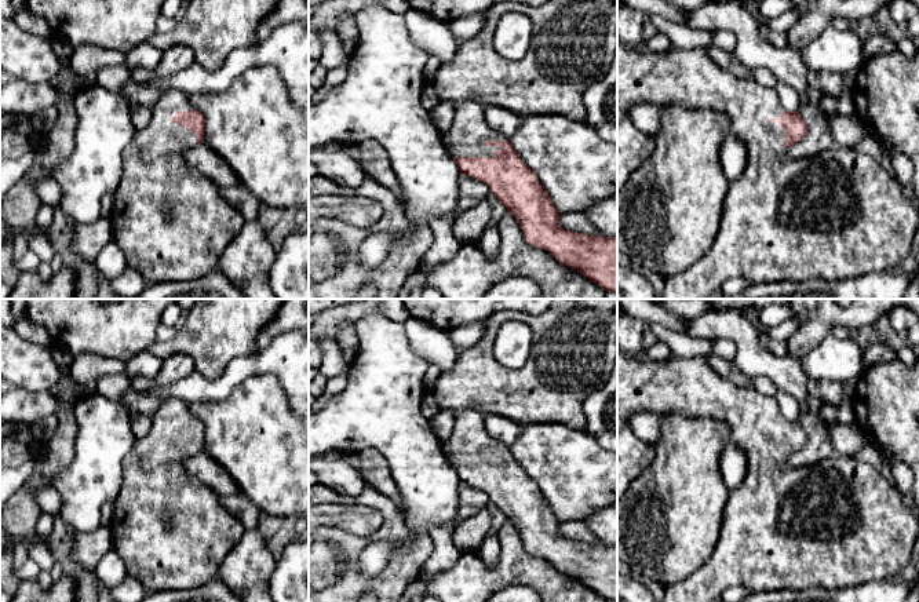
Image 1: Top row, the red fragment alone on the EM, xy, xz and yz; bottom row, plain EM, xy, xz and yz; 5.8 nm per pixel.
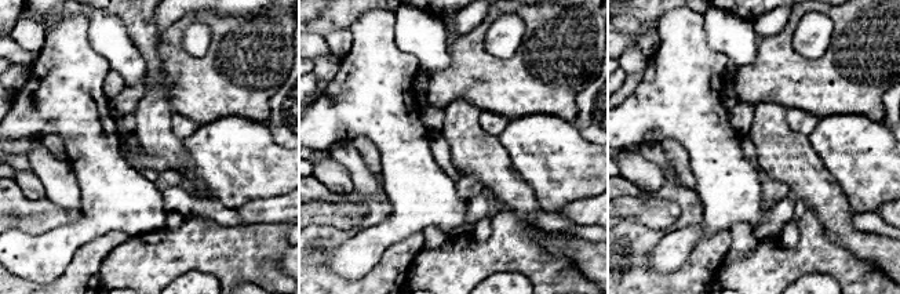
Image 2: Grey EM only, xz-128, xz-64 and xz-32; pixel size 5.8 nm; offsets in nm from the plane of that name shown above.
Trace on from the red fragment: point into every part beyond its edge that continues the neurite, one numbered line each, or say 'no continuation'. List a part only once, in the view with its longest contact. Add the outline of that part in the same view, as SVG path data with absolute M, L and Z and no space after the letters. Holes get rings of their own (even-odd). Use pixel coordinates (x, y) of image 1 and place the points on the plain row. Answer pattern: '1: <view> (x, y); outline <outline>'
1: xz (469, 440); outline M462 411L455 413L453 431L442 442L442 449L452 467L492 466L499 456L485 455L484 450L508 449L508 446L488 434L481 412Z

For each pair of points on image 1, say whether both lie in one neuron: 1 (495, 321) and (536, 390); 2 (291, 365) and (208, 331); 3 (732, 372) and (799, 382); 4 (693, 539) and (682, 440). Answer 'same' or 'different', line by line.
1: same
2: different
3: different
4: same

